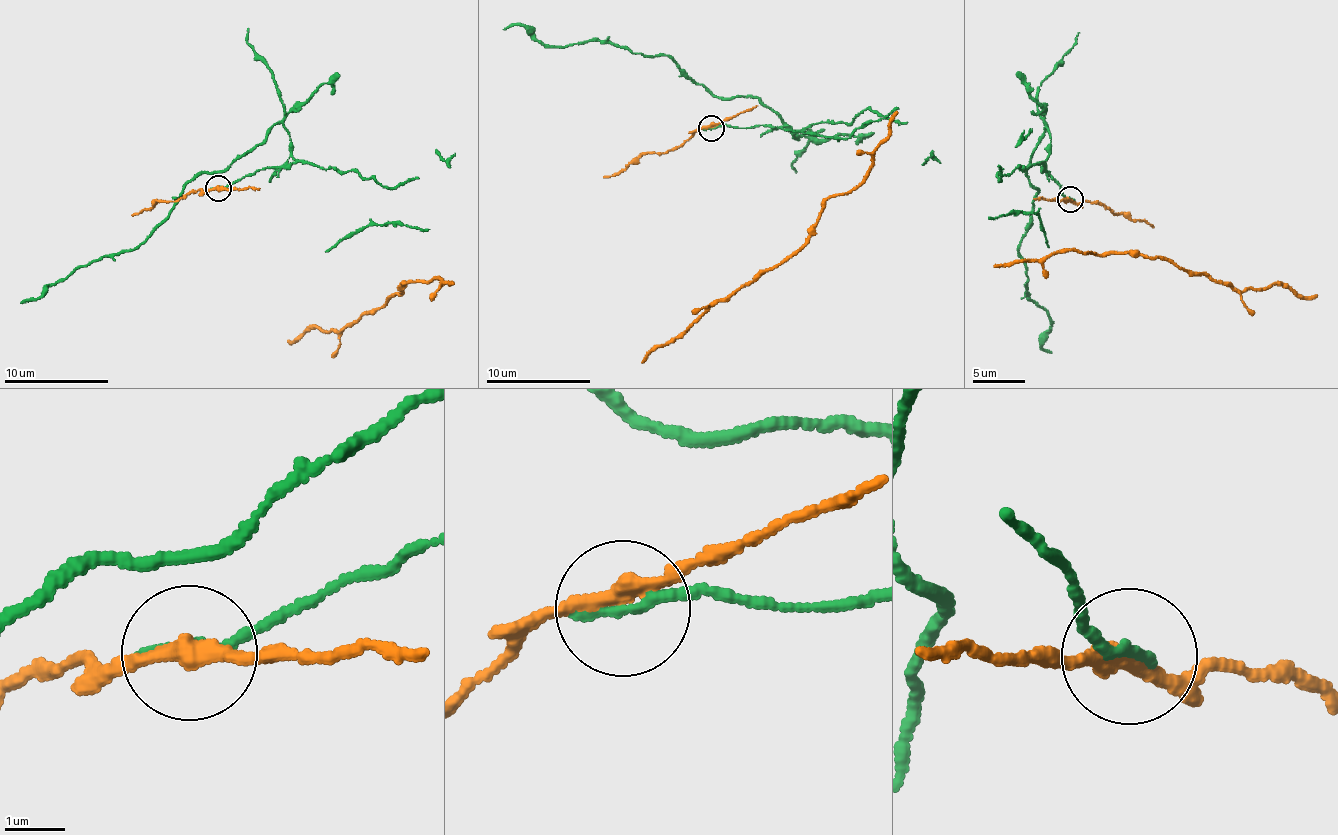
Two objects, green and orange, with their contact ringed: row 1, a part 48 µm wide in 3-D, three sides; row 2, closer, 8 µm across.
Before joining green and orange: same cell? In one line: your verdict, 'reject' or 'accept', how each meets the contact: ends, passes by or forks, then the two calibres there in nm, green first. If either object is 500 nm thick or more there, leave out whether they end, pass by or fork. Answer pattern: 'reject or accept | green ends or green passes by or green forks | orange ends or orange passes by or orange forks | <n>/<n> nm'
reject | green ends | orange passes by | 200/280 nm

